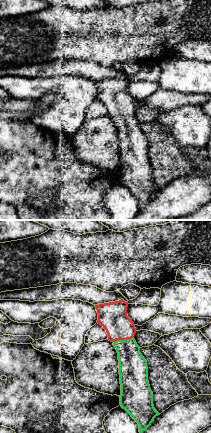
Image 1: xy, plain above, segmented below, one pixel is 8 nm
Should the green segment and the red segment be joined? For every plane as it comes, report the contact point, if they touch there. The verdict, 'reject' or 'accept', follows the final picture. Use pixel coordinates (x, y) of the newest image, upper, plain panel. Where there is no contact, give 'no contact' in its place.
meets green at (123, 116)

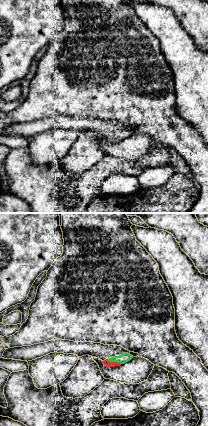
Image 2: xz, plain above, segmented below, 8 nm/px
meets green at (114, 137)

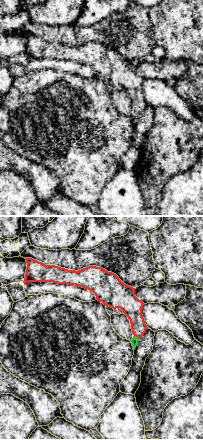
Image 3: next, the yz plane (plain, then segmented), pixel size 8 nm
meets green at (137, 113)

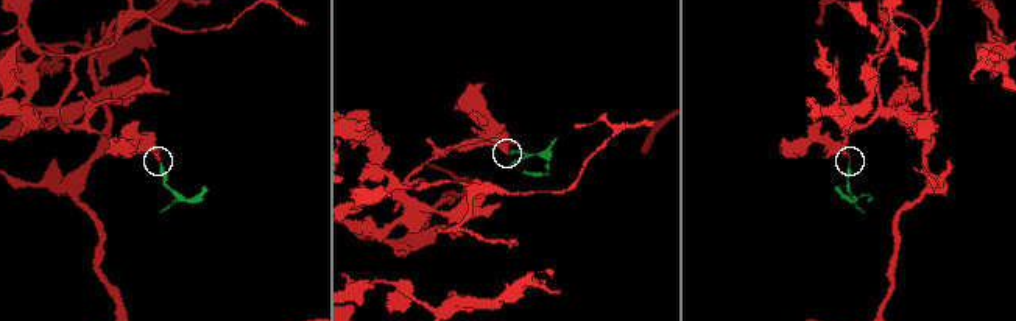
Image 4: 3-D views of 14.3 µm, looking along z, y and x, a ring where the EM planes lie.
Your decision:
accept

